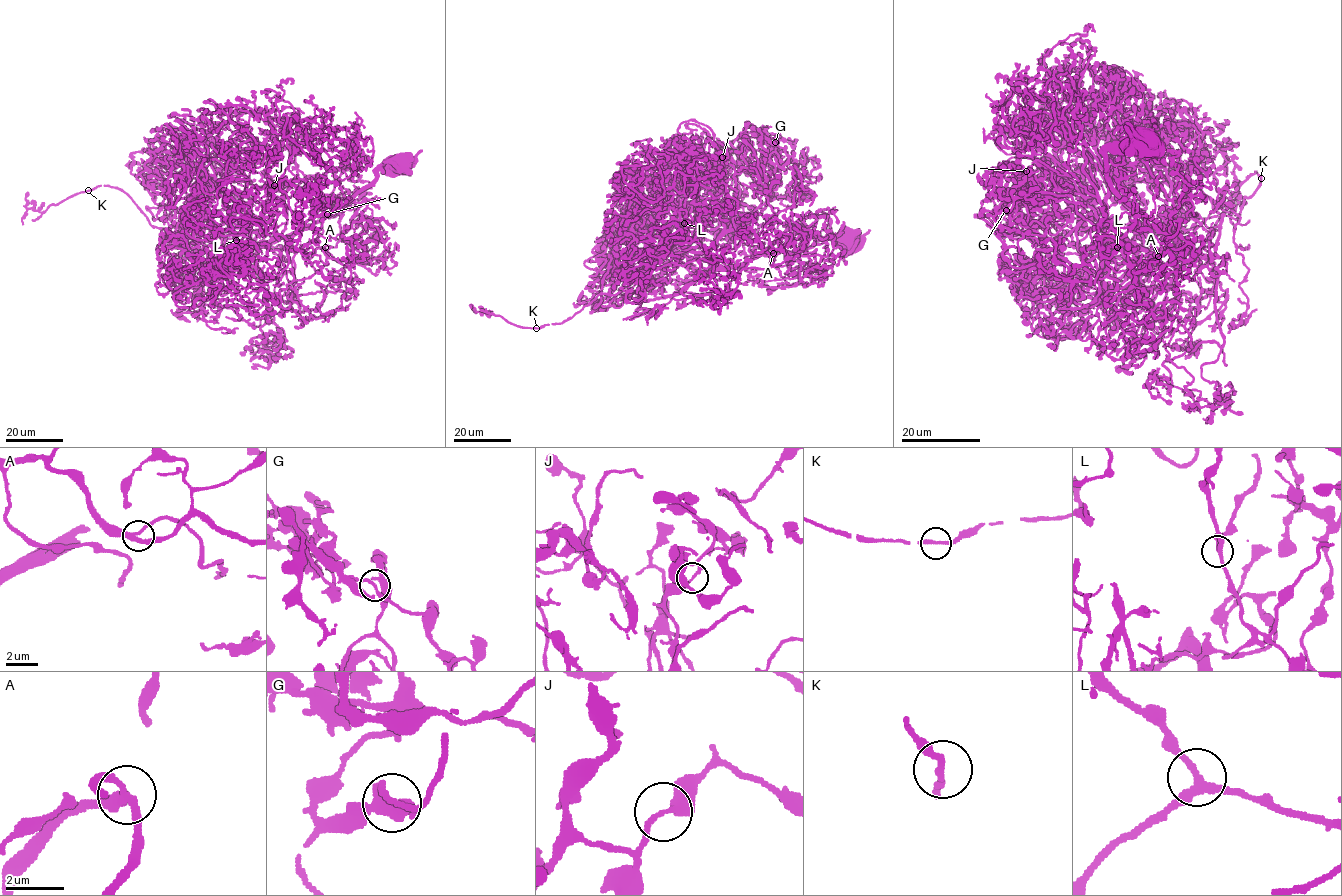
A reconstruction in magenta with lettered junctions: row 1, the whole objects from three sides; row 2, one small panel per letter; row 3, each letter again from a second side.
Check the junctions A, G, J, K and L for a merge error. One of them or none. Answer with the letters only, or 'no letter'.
no letter

